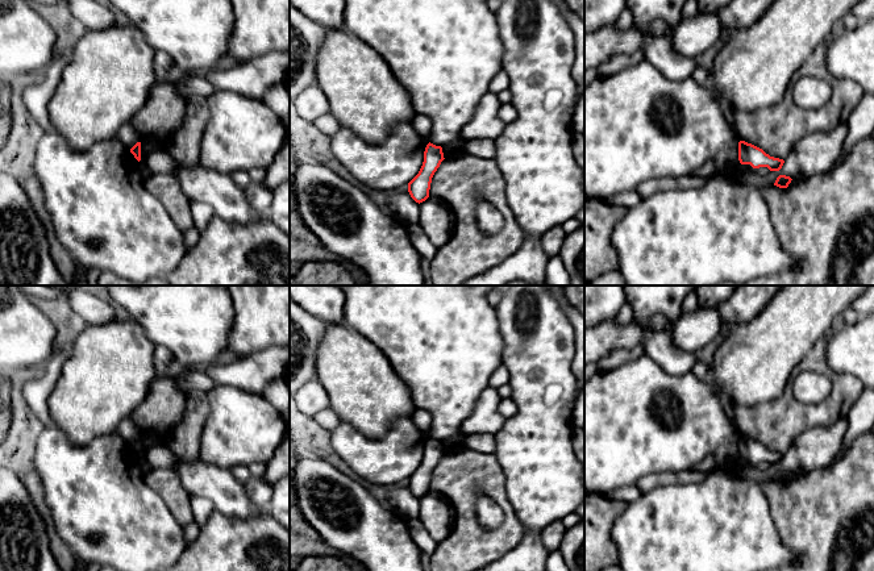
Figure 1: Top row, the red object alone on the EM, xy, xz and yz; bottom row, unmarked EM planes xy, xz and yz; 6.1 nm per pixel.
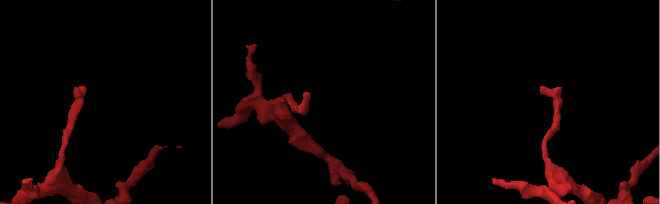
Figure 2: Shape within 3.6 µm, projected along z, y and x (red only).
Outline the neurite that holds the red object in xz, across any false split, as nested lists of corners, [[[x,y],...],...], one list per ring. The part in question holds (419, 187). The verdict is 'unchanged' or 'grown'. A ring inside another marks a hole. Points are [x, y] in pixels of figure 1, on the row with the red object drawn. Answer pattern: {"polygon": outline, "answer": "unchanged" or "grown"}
{"polygon": [[[429,142],[419,174],[408,183],[408,192],[416,203],[420,204],[429,197],[432,178],[444,159],[442,147]]], "answer": "unchanged"}

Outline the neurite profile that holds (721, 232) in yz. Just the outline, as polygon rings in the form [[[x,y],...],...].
[[[744,164],[691,189],[652,193],[616,224],[611,243],[625,286],[719,286],[774,276],[799,264],[781,246],[762,188],[745,180]]]

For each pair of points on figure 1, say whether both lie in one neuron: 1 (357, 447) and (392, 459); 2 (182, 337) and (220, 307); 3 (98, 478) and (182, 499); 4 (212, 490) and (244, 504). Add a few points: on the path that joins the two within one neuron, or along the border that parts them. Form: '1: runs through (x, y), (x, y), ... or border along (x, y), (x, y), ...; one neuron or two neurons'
1: runs through (366, 457), (383, 459); one neuron
2: runs through (191, 328), (211, 308); one neuron
3: border along (144, 471), (144, 480), (162, 499), (174, 519); two neurons
4: runs through (220, 490), (236, 503); one neuron

